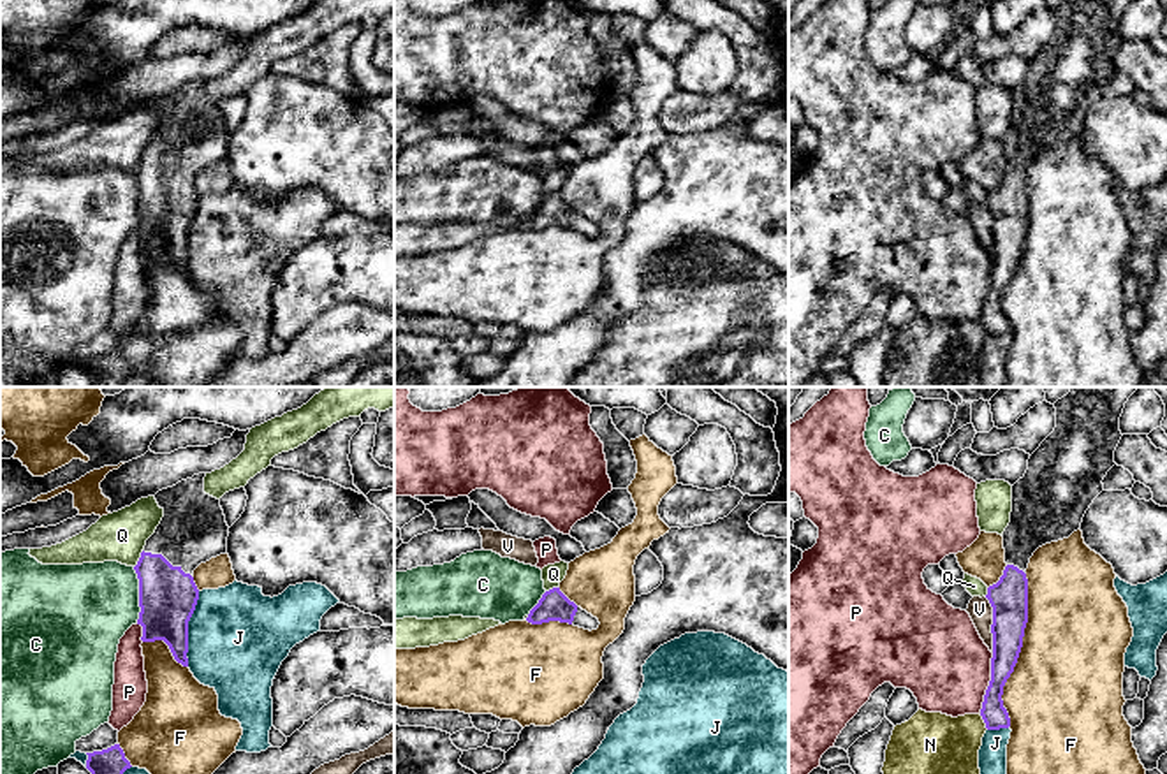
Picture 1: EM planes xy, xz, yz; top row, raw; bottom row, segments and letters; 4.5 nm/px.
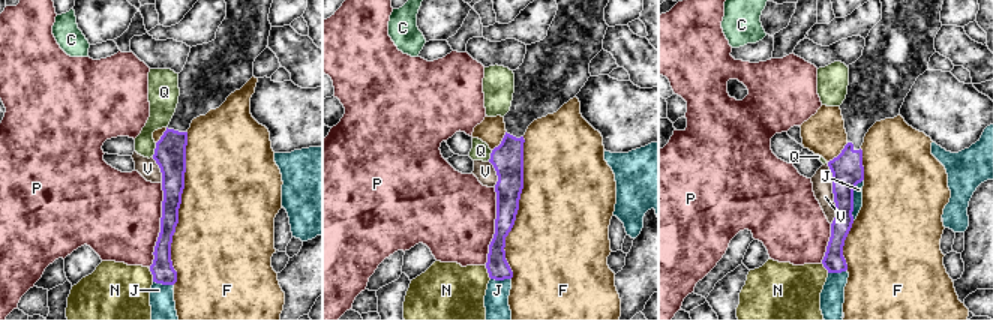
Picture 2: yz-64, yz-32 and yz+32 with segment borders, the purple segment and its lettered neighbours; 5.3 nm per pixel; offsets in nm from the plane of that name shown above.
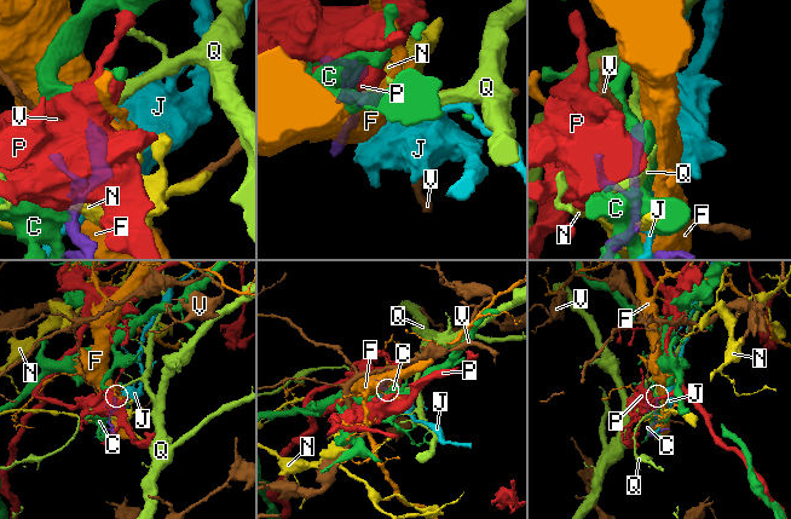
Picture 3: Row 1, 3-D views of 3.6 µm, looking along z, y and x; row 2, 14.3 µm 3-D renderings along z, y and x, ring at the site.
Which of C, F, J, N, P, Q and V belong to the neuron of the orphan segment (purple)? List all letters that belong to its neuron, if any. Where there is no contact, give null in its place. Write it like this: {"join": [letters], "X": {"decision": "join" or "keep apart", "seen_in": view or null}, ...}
{"join": [], "C": {"decision": "keep apart", "seen_in": "xy"}, "F": {"decision": "keep apart", "seen_in": "yz"}, "J": {"decision": "keep apart", "seen_in": "xy"}, "N": {"decision": "keep apart", "seen_in": "yz"}, "P": {"decision": "keep apart", "seen_in": "yz"}, "Q": {"decision": "keep apart", "seen_in": "xy"}, "V": {"decision": "keep apart", "seen_in": "yz"}}

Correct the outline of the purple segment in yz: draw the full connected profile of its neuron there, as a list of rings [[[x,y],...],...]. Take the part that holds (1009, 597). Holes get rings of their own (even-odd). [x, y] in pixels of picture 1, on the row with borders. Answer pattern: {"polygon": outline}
{"polygon": [[[1072,387],[1054,403],[1056,427],[1030,456],[1028,470],[1012,486],[1010,522],[1003,531],[1005,570],[1000,580],[987,588],[993,607],[991,681],[984,695],[980,716],[987,730],[1010,727],[1003,707],[1003,686],[1017,663],[1028,623],[1026,568],[1033,552],[1051,542],[1068,538],[1081,528],[1093,500],[1104,491],[1104,477],[1116,464],[1114,450],[1121,440],[1119,417],[1137,387]]]}

